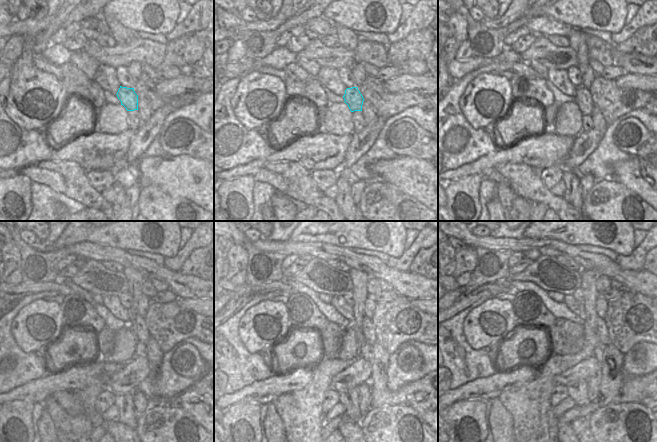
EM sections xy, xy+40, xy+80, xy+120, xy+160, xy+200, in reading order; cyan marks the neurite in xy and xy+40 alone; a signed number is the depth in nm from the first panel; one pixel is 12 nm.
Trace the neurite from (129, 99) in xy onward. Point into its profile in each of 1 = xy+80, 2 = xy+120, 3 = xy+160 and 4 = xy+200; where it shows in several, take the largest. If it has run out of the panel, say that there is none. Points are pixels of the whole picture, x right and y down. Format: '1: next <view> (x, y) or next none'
1: next xy+80 (582, 98)
2: next xy+120 (141, 330)
3: next xy+160 (368, 330)
4: next xy+200 (603, 335)

